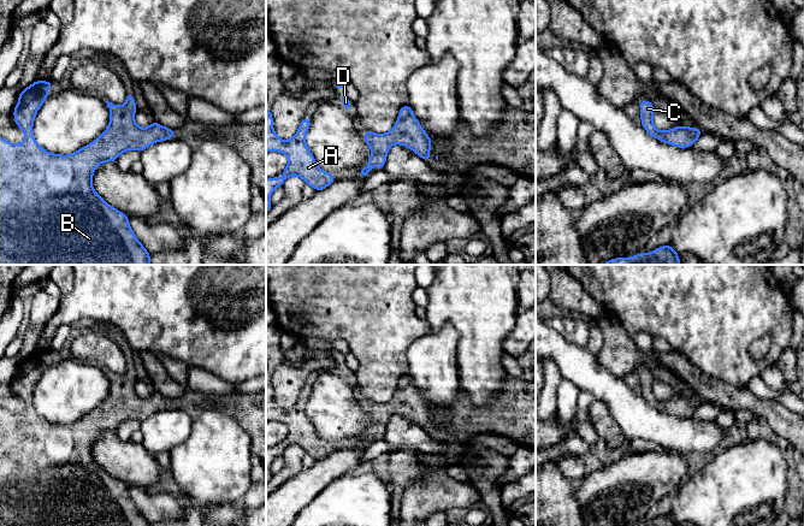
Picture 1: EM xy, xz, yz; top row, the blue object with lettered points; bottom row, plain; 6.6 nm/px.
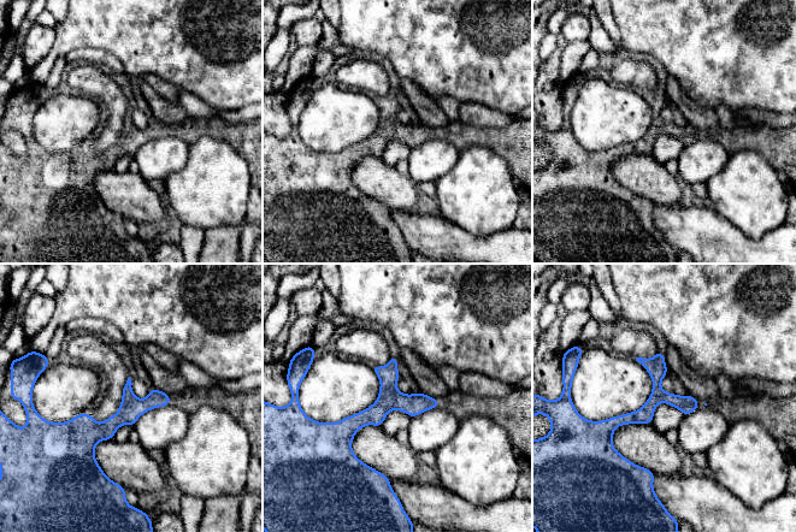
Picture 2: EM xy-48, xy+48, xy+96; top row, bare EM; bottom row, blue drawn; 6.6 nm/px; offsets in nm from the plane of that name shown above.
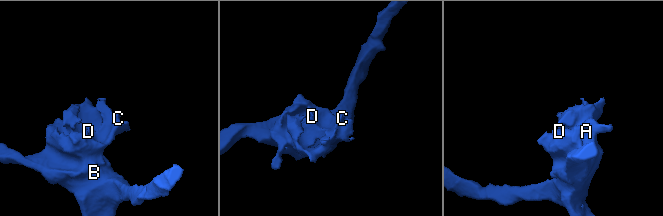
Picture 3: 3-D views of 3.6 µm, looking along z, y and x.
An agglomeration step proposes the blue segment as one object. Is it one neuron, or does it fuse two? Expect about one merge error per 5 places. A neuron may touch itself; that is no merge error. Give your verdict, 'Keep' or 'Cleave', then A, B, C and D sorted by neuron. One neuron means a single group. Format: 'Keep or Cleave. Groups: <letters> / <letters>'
Keep. Groups: A B C D

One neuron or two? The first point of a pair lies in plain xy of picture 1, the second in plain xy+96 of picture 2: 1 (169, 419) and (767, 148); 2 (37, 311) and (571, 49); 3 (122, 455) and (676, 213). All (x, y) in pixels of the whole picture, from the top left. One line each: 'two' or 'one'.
1: two
2: two
3: two

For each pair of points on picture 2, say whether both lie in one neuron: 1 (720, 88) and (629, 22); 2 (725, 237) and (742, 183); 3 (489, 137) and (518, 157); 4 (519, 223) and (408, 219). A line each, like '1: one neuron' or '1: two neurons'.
1: one neuron
2: two neurons
3: one neuron
4: two neurons

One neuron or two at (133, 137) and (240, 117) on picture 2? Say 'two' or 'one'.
two

